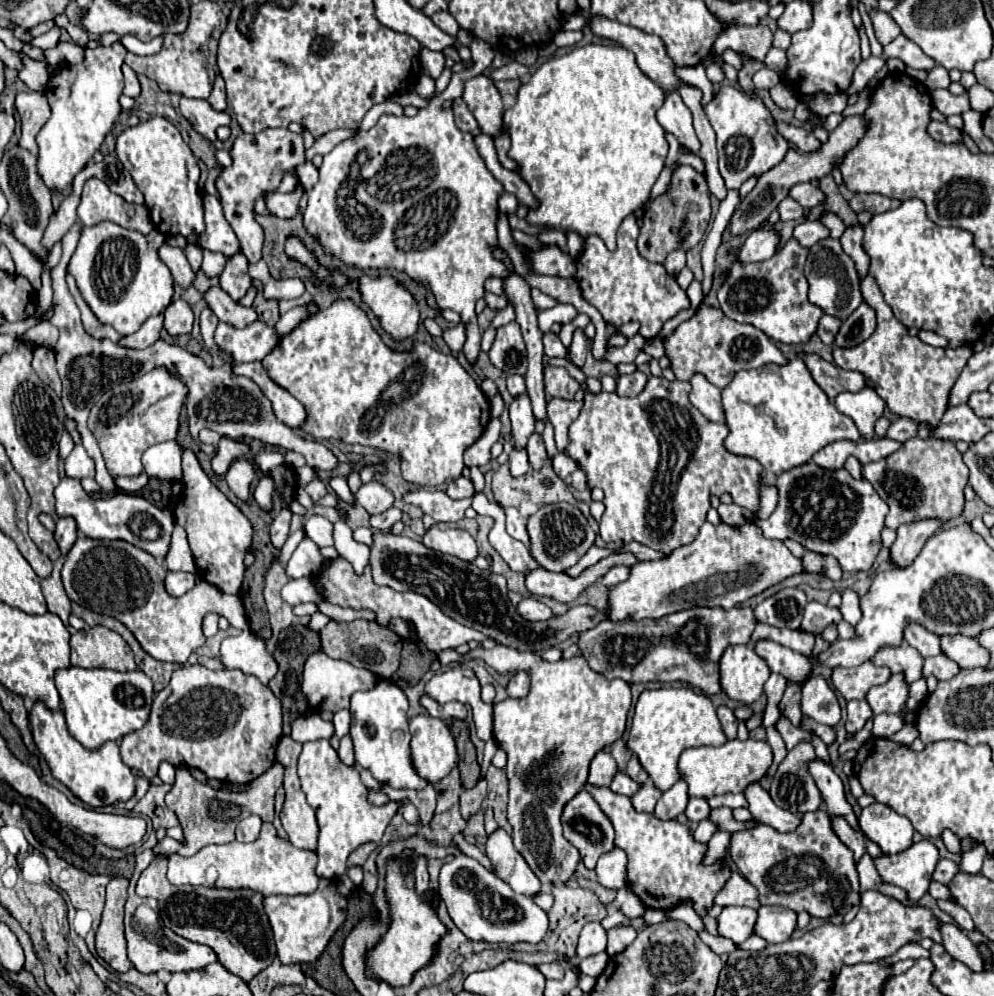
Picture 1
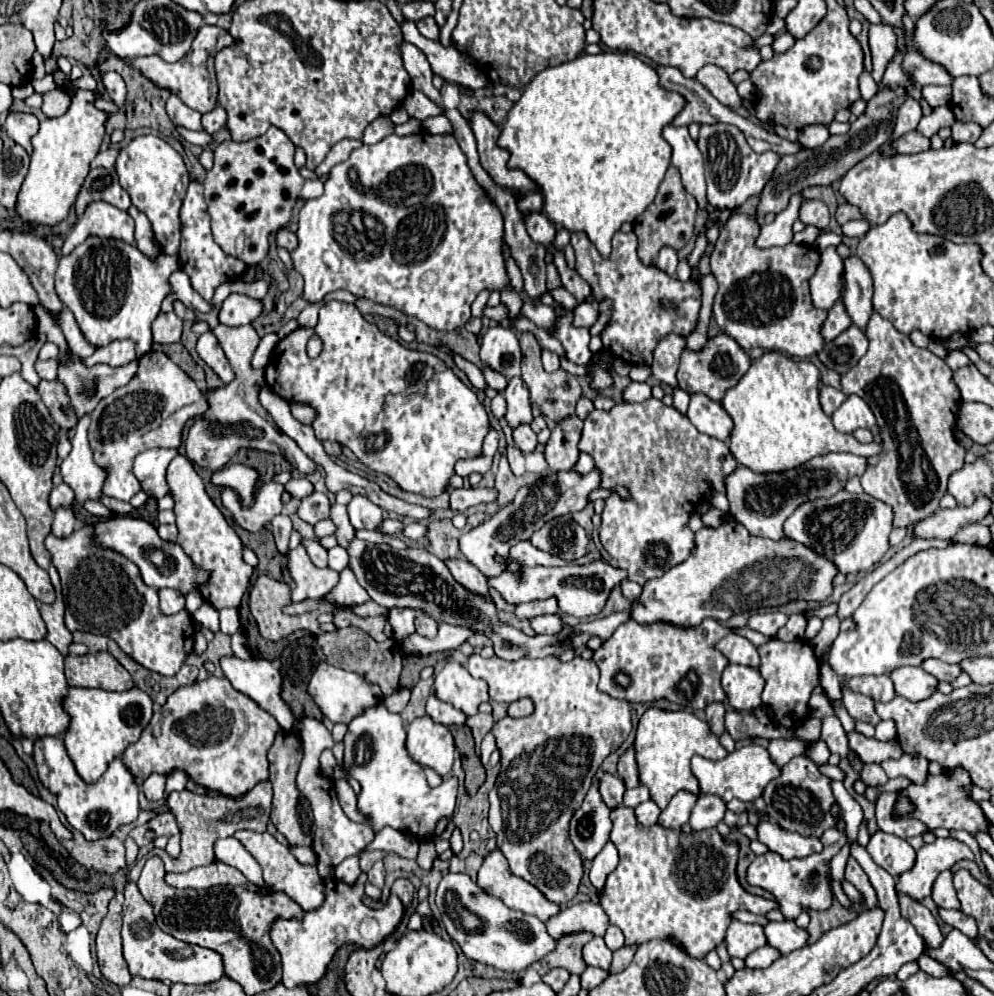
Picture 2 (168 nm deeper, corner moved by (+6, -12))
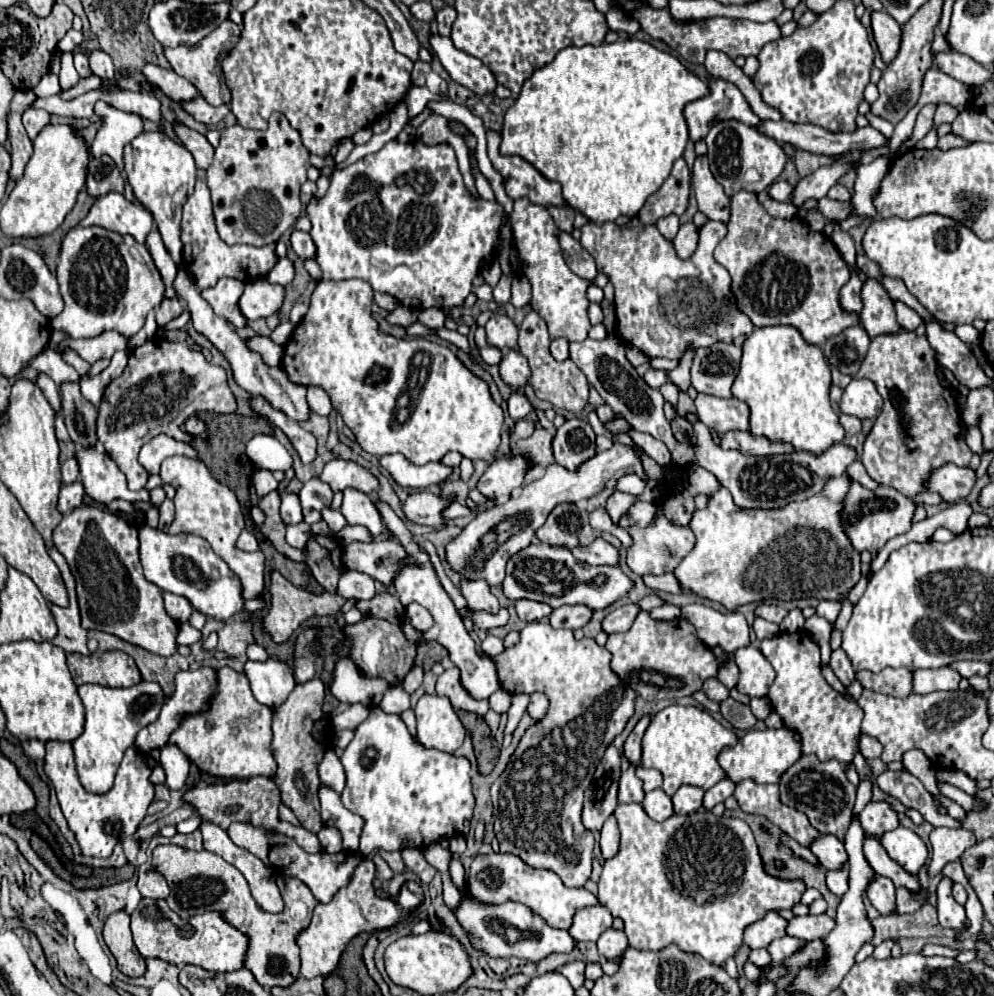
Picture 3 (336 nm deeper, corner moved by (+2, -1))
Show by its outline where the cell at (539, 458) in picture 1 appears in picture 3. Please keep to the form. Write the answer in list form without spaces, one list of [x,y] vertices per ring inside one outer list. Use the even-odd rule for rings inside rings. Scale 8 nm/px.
[[[511,392],[507,404],[509,404],[509,416],[511,416],[513,420],[523,420],[523,418],[527,418],[527,414],[533,410],[533,408],[531,408],[531,402],[529,402],[525,396],[517,394],[517,392]]]

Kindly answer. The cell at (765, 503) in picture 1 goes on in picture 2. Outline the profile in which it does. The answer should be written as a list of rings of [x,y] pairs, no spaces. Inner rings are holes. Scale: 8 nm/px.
[[[827,453],[785,473],[753,473],[751,469],[737,465],[737,469],[725,477],[725,495],[731,503],[729,515],[743,523],[749,533],[777,541],[783,537],[785,519],[797,509],[797,505],[815,501],[817,497],[831,497],[845,487],[847,479],[863,475],[865,467],[865,457],[853,453]]]

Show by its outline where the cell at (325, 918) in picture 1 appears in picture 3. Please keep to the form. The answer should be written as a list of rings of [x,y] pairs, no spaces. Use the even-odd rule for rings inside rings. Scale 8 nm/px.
[[[363,858],[361,864],[353,870],[353,876],[347,886],[343,886],[329,904],[317,904],[313,910],[311,924],[297,934],[297,946],[301,950],[301,970],[299,976],[303,978],[315,978],[315,976],[327,976],[339,962],[341,952],[345,950],[347,942],[355,938],[361,932],[377,932],[385,930],[397,924],[401,914],[413,910],[411,904],[417,902],[419,896],[411,894],[405,886],[401,888],[401,894],[393,898],[379,898],[373,888],[373,860]]]

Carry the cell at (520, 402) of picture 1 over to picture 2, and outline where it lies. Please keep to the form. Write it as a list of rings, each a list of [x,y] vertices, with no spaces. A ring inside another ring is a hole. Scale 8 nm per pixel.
[[[511,377],[507,387],[503,389],[503,395],[507,399],[507,421],[511,427],[517,427],[521,423],[531,423],[531,401],[529,401],[529,389],[525,387],[521,377]]]

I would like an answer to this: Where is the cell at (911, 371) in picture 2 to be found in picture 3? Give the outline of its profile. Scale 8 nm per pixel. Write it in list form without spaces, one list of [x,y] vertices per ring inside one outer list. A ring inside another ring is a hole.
[[[901,328],[897,334],[879,334],[871,338],[869,352],[855,374],[855,378],[869,378],[877,392],[883,398],[883,410],[875,420],[875,426],[871,434],[865,440],[861,462],[867,470],[867,474],[883,486],[891,486],[905,494],[907,498],[915,498],[917,494],[927,492],[927,478],[933,470],[953,462],[957,466],[969,466],[973,452],[969,450],[965,436],[961,432],[961,416],[959,416],[959,402],[953,392],[953,388],[945,388],[939,382],[937,376],[937,356],[931,348],[927,336],[917,336],[915,332],[909,332]]]

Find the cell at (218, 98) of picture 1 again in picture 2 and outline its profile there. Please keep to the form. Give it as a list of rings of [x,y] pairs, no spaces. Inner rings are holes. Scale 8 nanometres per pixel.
[[[217,105],[211,113],[205,113],[205,115],[203,115],[201,125],[203,125],[203,129],[205,129],[207,133],[215,133],[217,129],[225,127],[225,121],[227,121],[227,113],[225,113],[223,107]]]

